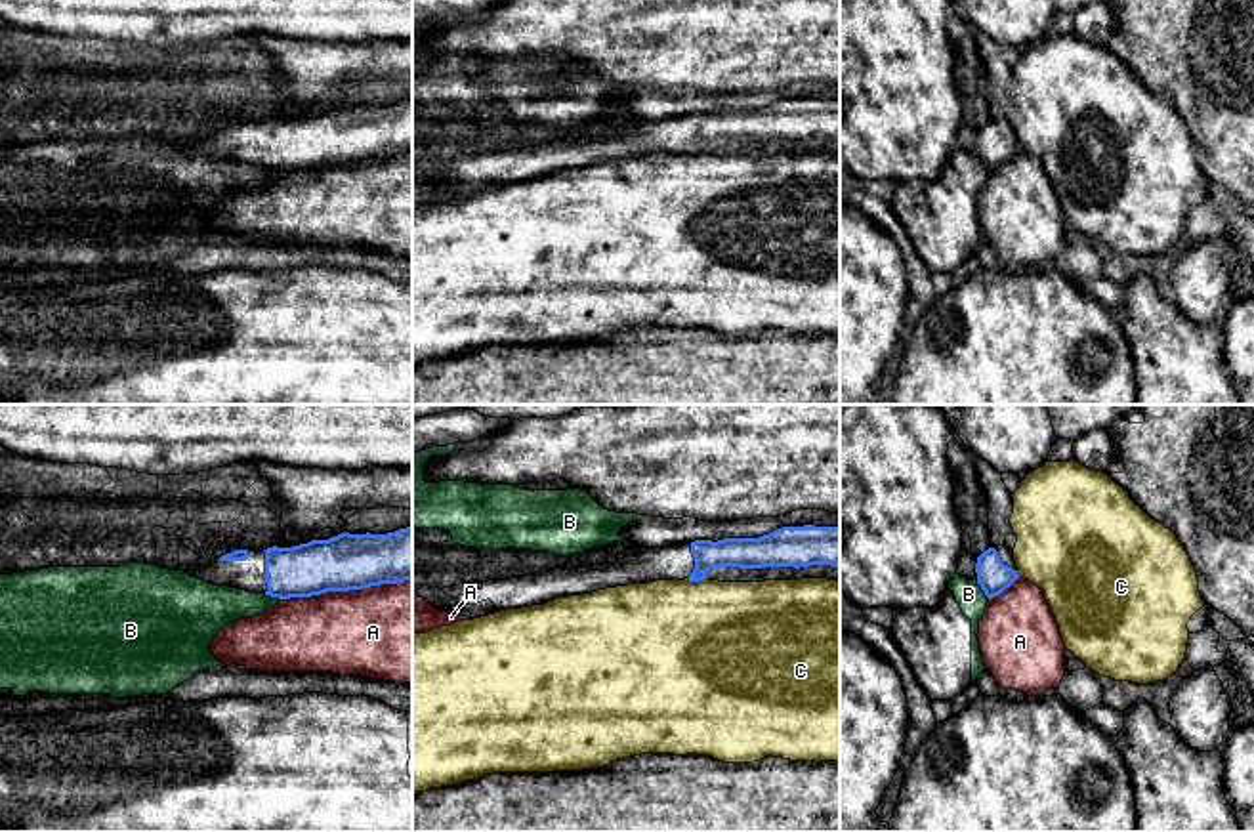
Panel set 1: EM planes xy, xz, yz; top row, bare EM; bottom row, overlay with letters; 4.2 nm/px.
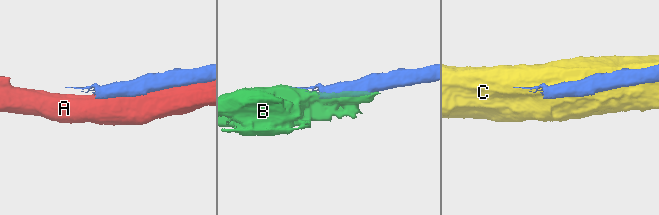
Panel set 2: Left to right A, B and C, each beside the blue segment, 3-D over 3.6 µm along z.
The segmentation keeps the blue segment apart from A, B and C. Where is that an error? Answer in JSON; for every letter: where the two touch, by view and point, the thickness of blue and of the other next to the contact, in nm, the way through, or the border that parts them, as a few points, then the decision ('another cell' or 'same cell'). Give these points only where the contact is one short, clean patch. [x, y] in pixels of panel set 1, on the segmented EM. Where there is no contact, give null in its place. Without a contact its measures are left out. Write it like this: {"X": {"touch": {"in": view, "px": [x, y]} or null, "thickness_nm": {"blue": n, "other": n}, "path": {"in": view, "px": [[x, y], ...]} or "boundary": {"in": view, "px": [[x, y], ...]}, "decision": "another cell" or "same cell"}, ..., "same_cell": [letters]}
{"A": {"touch": {"in": "xy", "px": [346, 590]}, "thickness_nm": {"blue": 240, "other": 400}, "decision": "another cell"}, "B": {"touch": {"in": "yz", "px": [982, 588]}, "thickness_nm": {"blue": 140, "other": 120}, "decision": "another cell"}, "C": {"touch": {"in": "xz", "px": [695, 581]}, "thickness_nm": {"blue": 130, "other": 500}, "decision": "another cell"}, "same_cell": []}

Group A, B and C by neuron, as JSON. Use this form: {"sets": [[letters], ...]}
{"sets": [["A"], ["B"], ["C"]]}

